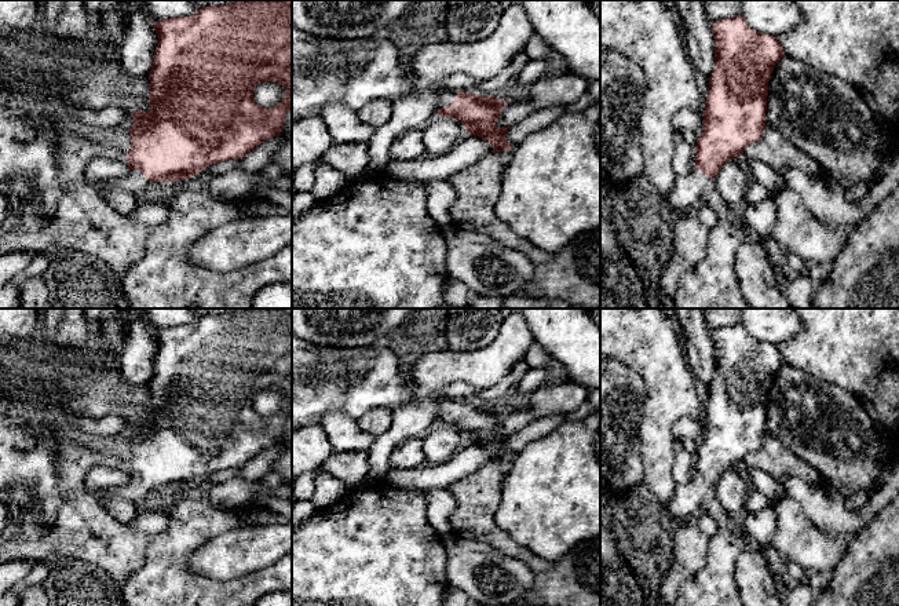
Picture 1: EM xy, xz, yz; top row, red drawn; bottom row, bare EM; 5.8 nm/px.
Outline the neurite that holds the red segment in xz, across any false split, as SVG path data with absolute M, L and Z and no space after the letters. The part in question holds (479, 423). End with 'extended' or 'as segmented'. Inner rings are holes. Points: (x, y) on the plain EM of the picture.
M446 387L435 393L431 401L436 410L436 424L461 430L465 434L467 442L490 450L493 453L491 460L514 457L505 448L509 435L496 435L507 409L450 398L446 394Z | extended

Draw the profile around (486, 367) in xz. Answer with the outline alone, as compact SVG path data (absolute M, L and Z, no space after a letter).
M519 311L511 313L500 325L489 346L453 353L435 351L419 357L408 369L416 401L392 410L390 428L374 437L368 450L369 477L381 481L391 470L390 456L409 438L421 438L436 426L431 397L450 383L463 382L476 388L489 388L507 377L536 343L530 326Z

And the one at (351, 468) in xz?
M368 452L362 453L332 453L326 464L321 468L324 472L352 488L369 477Z

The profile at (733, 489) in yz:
M743 464L730 467L723 472L713 489L719 503L732 519L734 526L741 530L748 515L745 503L753 489L746 467Z

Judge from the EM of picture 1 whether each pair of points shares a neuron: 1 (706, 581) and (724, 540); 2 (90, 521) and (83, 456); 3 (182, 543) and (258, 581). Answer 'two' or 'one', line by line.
1: one
2: one
3: one

